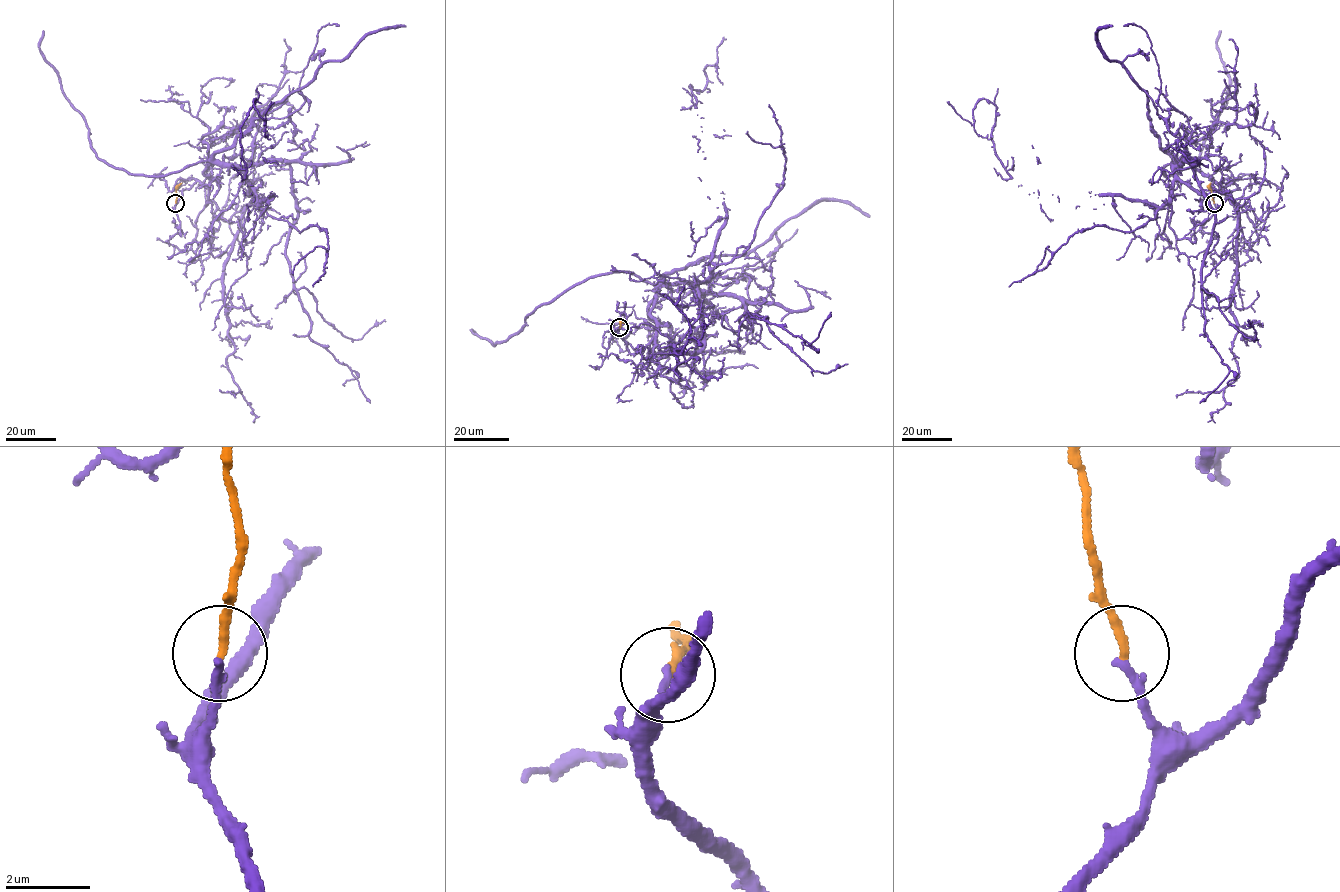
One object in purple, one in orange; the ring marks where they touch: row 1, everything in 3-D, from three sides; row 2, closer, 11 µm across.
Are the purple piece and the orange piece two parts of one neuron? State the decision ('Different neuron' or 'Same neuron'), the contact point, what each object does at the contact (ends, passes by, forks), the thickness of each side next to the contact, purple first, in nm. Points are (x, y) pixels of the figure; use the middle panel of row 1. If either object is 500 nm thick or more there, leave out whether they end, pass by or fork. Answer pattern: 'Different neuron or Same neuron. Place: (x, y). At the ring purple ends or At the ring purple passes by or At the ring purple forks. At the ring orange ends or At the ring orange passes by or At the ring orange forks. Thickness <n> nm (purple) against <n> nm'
Same neuron. Place: (619, 327). At the ring purple ends. At the ring orange ends. Thickness 190 nm (purple) against 200 nm

